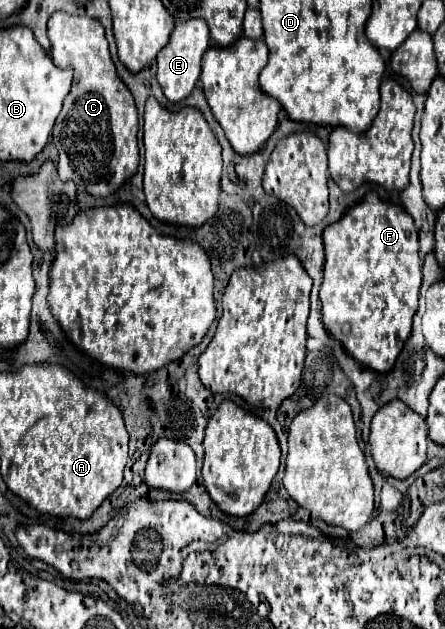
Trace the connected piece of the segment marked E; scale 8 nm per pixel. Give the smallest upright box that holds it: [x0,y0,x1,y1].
[157,19,211,103]

